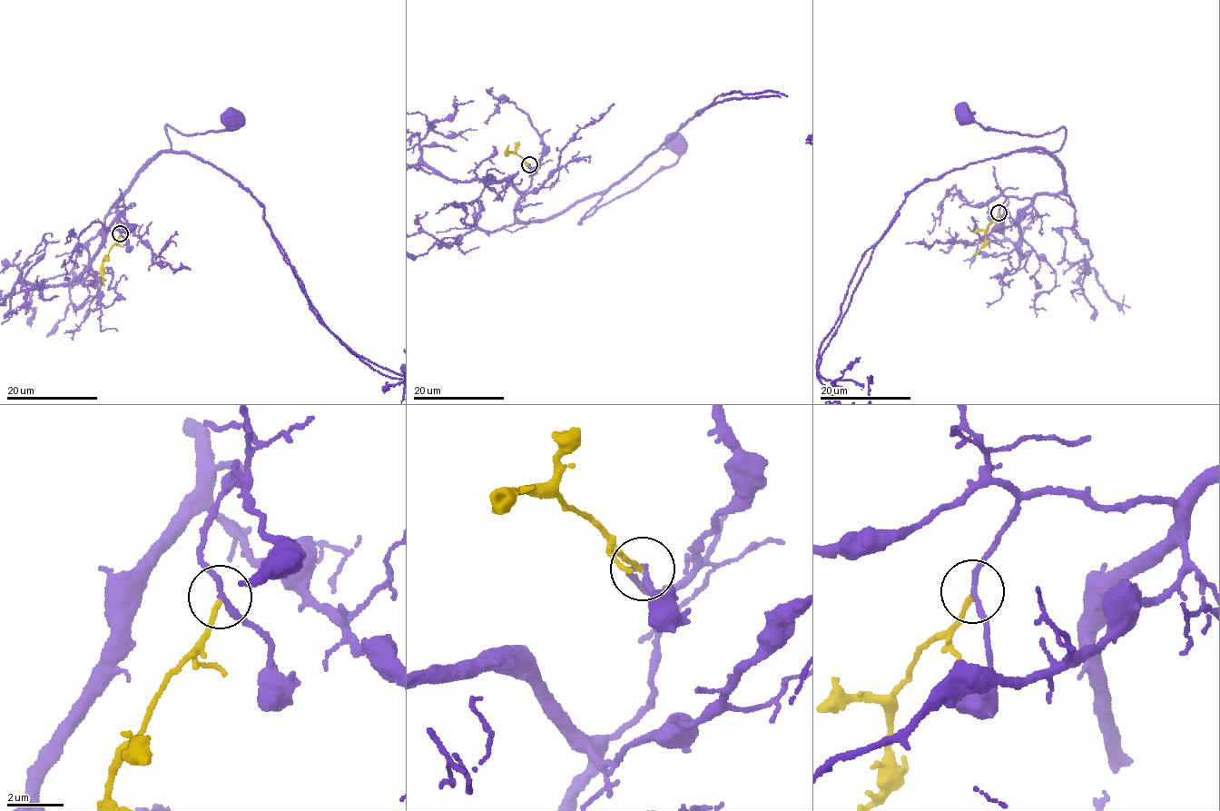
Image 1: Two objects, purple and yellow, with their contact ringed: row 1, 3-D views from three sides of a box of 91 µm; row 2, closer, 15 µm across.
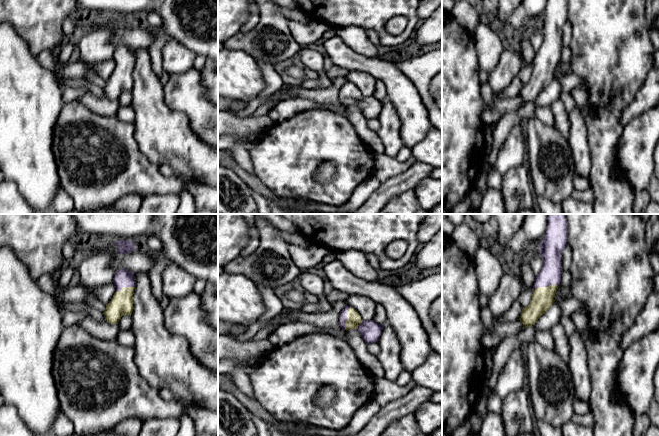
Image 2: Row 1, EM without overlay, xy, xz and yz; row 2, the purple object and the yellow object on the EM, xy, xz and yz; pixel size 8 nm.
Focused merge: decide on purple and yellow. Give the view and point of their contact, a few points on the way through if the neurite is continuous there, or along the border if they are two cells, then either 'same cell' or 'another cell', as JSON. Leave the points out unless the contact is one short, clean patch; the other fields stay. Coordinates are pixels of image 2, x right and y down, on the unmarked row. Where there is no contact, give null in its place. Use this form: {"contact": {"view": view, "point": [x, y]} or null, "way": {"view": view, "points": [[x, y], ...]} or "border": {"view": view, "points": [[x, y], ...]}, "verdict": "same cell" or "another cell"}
{"contact": {"view": "yz", "point": [545, 62]}, "way": {"view": "yz", "points": [[550, 50], [545, 62], [542, 74]]}, "verdict": "same cell"}

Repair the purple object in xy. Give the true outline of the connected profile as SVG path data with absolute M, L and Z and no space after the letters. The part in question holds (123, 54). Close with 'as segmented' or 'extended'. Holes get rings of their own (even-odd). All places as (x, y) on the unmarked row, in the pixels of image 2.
M125 44L119 45L115 48L113 59L116 63L116 68L106 81L104 91L107 98L118 100L122 92L132 91L133 88L134 48Z; extended

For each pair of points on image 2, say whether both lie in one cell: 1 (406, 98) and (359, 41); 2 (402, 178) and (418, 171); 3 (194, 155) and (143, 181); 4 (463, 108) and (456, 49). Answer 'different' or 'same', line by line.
1: different
2: same
3: different
4: same

